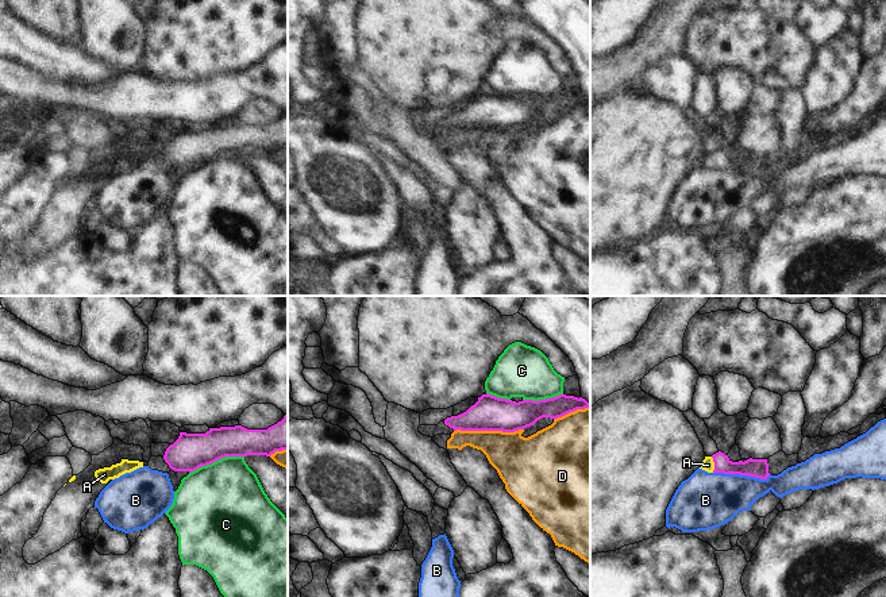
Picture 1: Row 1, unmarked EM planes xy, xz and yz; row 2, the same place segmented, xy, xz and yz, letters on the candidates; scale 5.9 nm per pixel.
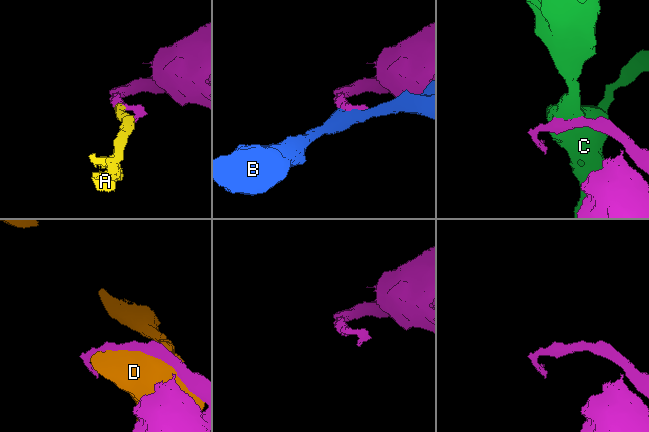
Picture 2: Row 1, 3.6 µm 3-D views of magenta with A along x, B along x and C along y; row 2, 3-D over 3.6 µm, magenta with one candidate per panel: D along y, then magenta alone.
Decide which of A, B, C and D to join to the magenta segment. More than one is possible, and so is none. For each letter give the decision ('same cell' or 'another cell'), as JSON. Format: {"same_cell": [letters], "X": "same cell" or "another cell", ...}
{"same_cell": ["A"], "A": "same cell", "B": "another cell", "C": "another cell", "D": "another cell"}

